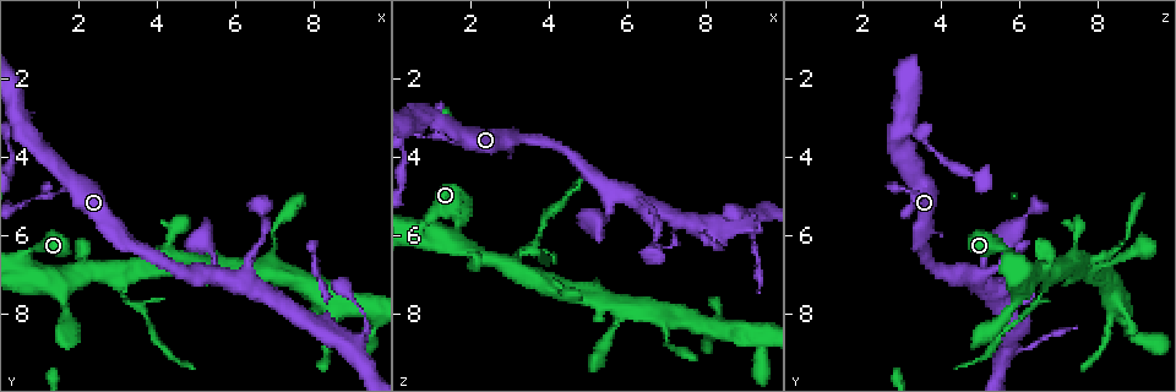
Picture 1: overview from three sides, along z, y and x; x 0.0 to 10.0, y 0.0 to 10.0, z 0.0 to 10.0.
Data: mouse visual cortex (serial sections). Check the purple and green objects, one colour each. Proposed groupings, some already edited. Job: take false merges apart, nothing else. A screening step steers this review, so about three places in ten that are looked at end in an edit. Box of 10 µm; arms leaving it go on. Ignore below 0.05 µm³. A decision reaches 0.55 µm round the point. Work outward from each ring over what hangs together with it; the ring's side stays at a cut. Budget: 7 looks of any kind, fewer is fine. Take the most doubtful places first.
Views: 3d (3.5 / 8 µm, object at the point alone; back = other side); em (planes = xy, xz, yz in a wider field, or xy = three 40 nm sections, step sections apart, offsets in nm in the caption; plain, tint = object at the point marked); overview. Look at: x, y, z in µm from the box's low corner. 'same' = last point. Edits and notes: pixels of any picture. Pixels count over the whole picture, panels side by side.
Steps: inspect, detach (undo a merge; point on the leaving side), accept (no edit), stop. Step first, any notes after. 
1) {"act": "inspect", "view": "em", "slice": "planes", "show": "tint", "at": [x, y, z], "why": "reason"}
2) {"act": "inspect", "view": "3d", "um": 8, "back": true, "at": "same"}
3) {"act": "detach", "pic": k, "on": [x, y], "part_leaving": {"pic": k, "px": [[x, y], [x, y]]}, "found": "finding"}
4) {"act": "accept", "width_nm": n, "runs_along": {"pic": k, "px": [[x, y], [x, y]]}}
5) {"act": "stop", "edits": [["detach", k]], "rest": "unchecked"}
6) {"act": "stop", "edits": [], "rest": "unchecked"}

{"act": "inspect", "view": "em", "slice": "xy", "step": 3, "show": "tint", "at": [3.10, 7.20, 6.80], "why": "side arm on a straight run"}

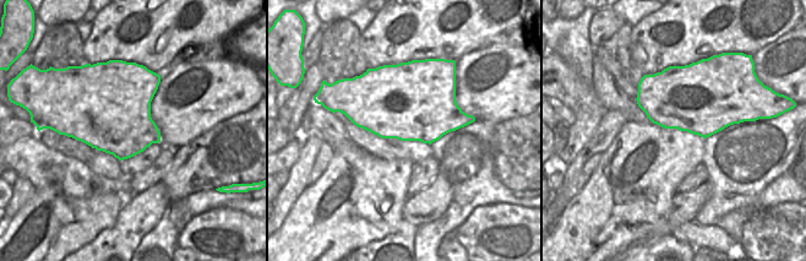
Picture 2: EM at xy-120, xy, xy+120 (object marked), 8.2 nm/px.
{"act": "inspect", "view": "3d", "um": 3.5, "at": "same", "why": "wider look"}

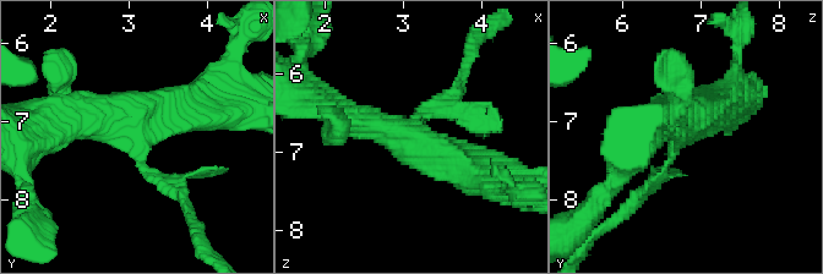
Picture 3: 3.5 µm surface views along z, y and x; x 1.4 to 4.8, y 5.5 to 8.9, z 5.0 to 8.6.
{"act": "detach", "pic": 3, "on": [464, 105], "part_leaving": {"pic": 3, "px": [[426, 110], [456, 94], [479, 38]]}, "found": "two cells meet here"}

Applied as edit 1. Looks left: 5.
{"act": "inspect", "view": "overview", "why": "redraw"}

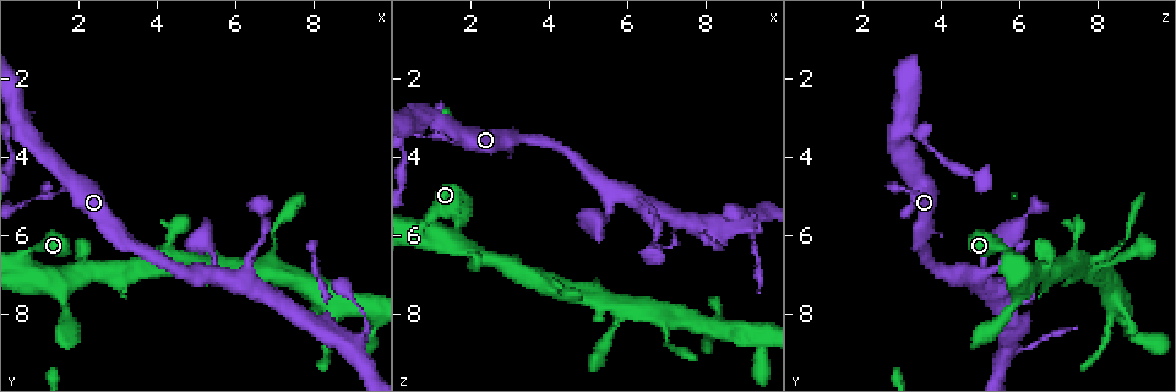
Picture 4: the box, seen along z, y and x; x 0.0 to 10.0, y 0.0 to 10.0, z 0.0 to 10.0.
{"act": "inspect", "view": "3d", "um": 3.5, "at": [0.80, 5.15, 3.55], "why": "thin neck"}

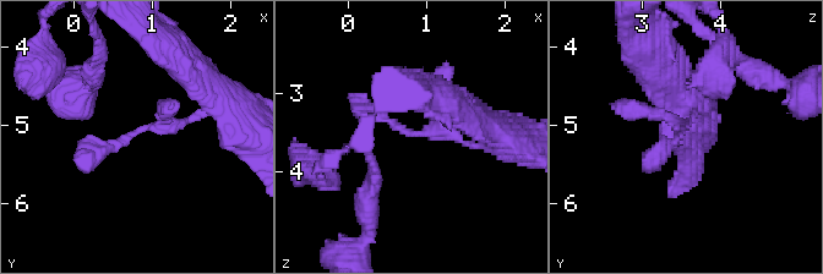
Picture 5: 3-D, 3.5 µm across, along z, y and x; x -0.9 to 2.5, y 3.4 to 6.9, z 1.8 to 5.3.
{"act": "inspect", "view": "em", "slice": "planes", "show": "tint", "at": [0.80, 5.10, 3.50], "why": "shape alone is not enough"}

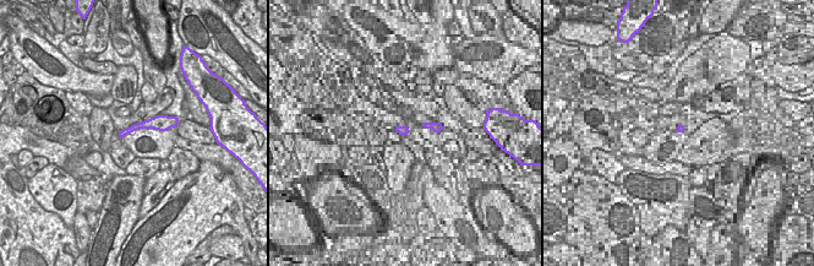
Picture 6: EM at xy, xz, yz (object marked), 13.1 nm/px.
{"act": "accept", "runs_along": {"pic": 5, "px": [[211, 108], [174, 126], [140, 130], [76, 164]]}, "found": "continuous, no second cell"}

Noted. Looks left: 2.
{"act": "inspect", "view": "3d", "um": 3.5, "at": [8.35, 7.80, 6.25], "why": "sharp bend"}

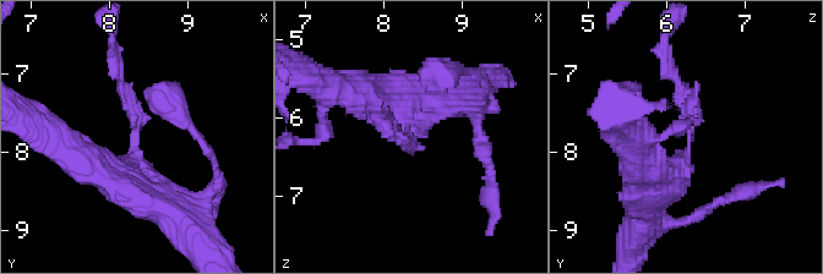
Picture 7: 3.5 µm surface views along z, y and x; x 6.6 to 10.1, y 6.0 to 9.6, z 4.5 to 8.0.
{"act": "inspect", "view": "em", "slice": "xy", "step": 5, "show": "tint", "at": [8.30, 7.75, 6.35]}

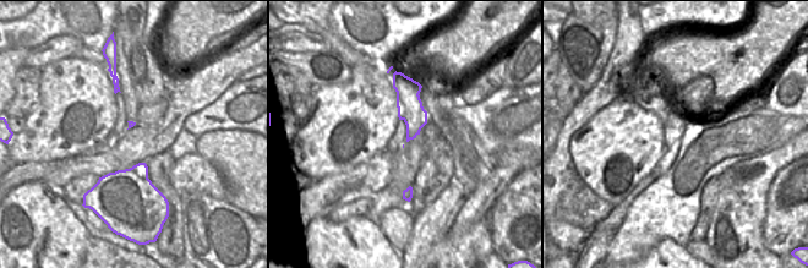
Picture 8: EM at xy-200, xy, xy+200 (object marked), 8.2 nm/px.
{"act": "detach", "pic": 7, "on": [127, 94], "part_leaving": {"pic": 7, "px": [[135, 132], [113, 36]]}, "found": "two cells meet here"}

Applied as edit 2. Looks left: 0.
{"act": "stop", "edits": [["detach", 3], ["detach", 7]], "rest": "unchecked"}

